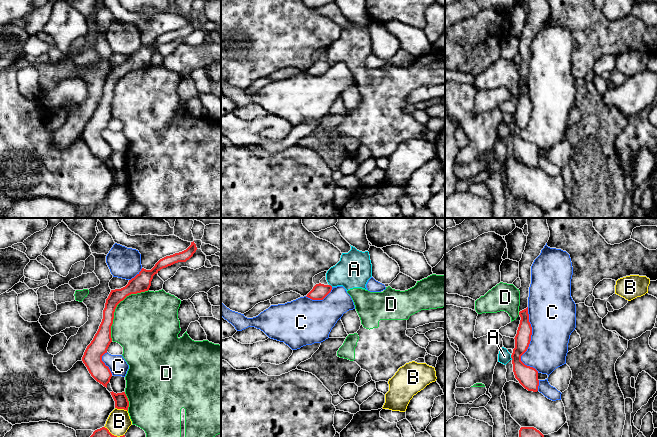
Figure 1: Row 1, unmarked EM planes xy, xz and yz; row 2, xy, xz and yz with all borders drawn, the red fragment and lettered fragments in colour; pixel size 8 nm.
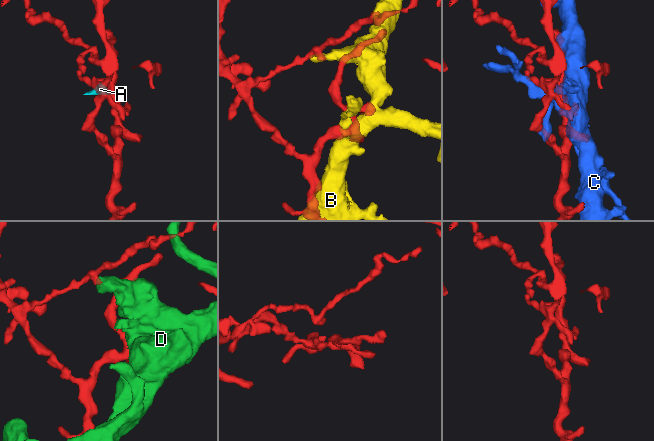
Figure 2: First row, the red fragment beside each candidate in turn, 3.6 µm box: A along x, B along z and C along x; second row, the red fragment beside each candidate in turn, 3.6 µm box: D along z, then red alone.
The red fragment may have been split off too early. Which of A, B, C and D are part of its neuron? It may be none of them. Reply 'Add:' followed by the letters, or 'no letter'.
Add: no letter

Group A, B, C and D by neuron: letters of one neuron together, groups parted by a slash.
A D / B / C

